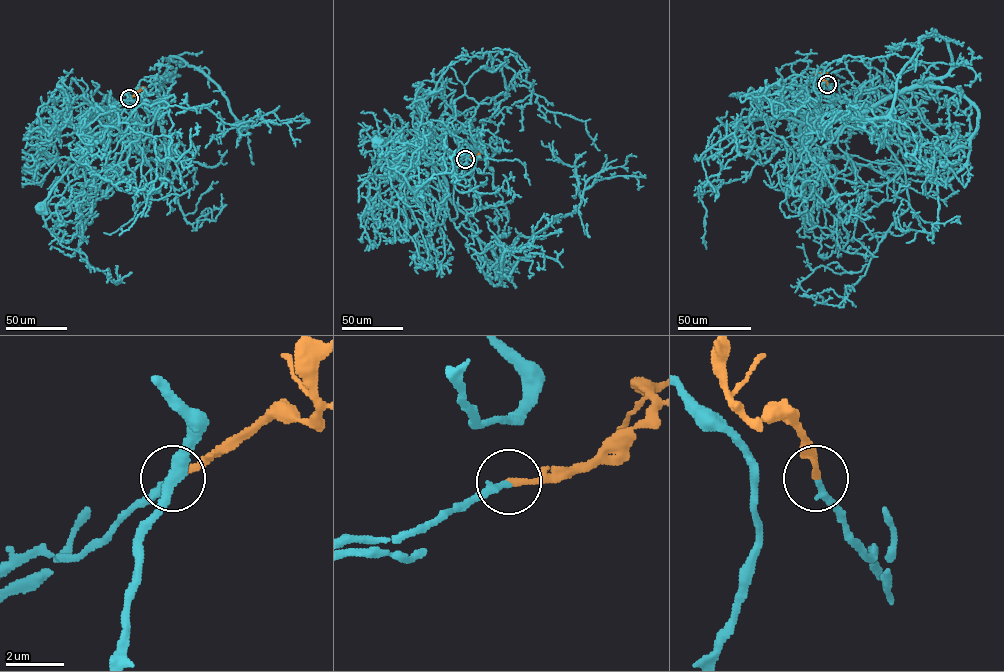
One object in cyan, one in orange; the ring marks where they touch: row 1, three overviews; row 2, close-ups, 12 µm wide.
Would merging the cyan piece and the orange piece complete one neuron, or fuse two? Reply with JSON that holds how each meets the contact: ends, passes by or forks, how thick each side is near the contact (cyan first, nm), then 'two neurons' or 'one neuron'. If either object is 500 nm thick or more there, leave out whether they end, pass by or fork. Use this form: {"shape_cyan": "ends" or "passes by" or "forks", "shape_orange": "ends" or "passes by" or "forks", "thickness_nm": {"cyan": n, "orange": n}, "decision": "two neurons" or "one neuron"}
{"shape_cyan": "ends", "shape_orange": "ends", "thickness_nm": {"cyan": 240, "orange": 200}, "decision": "one neuron"}

